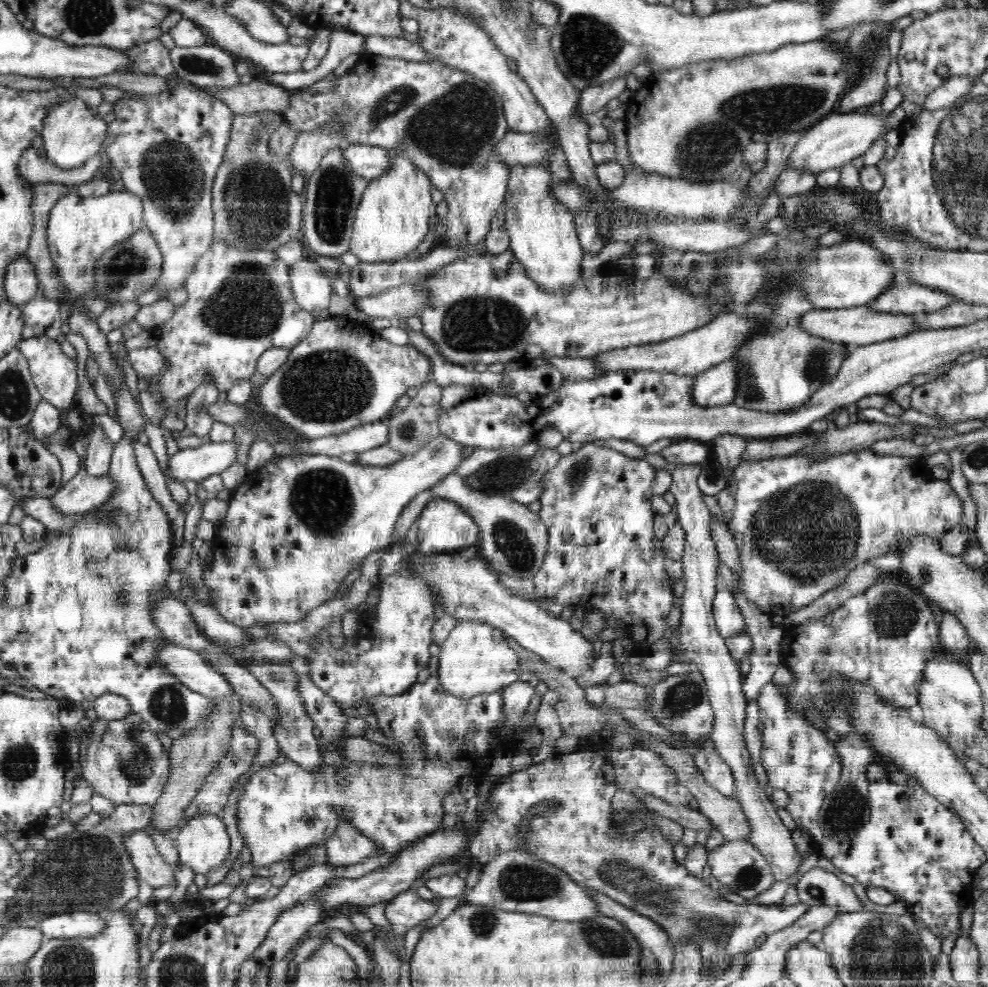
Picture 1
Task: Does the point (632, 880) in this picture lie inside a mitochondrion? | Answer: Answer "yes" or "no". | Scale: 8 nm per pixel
yes

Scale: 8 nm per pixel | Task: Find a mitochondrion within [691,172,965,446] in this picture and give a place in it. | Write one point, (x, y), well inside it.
(751, 389)

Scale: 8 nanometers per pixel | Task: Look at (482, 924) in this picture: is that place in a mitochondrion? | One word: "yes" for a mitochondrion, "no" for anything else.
yes

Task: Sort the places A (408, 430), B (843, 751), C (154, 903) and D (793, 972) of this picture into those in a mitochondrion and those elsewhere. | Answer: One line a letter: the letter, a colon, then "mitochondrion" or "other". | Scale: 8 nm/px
A: mitochondrion
B: other
C: other
D: other

